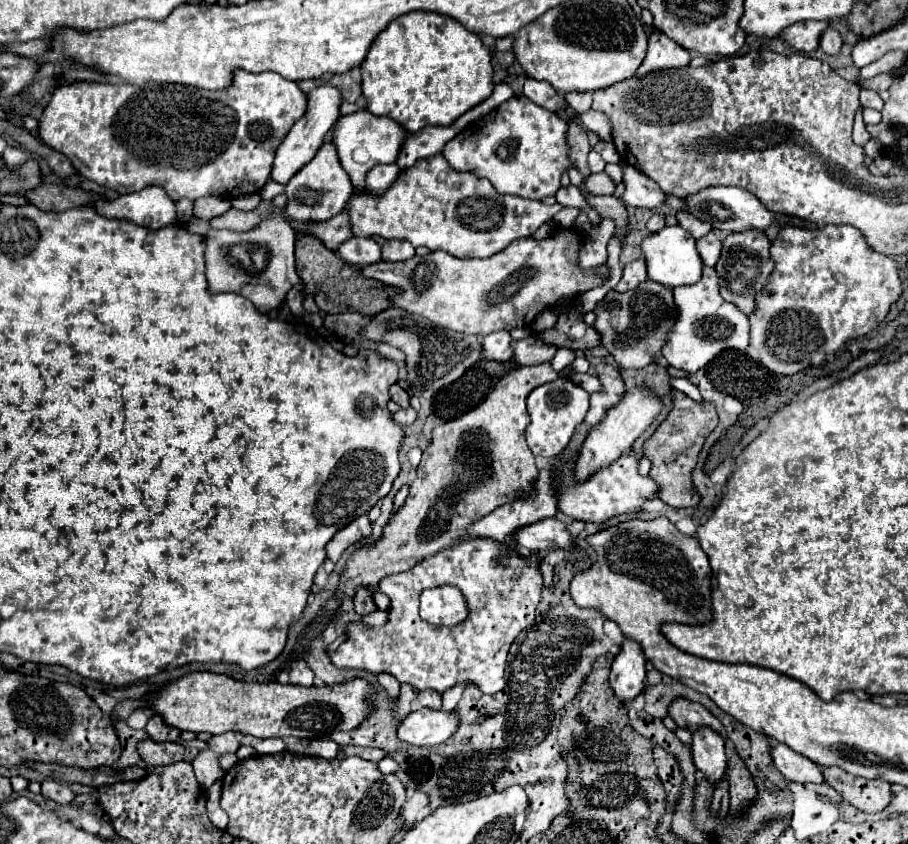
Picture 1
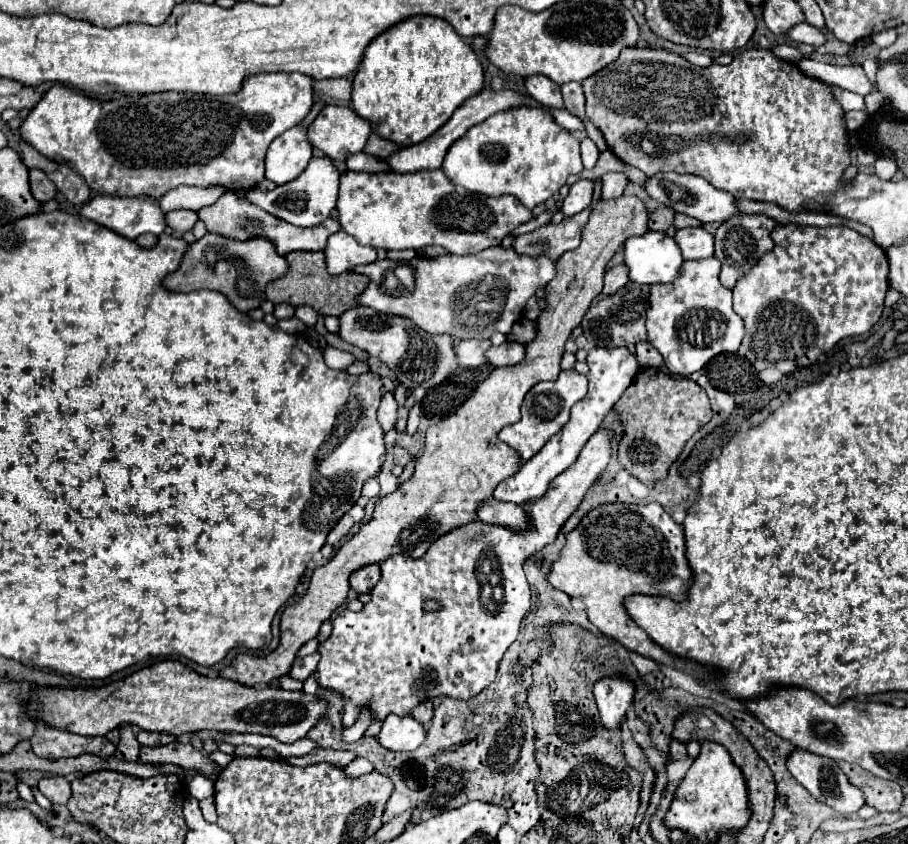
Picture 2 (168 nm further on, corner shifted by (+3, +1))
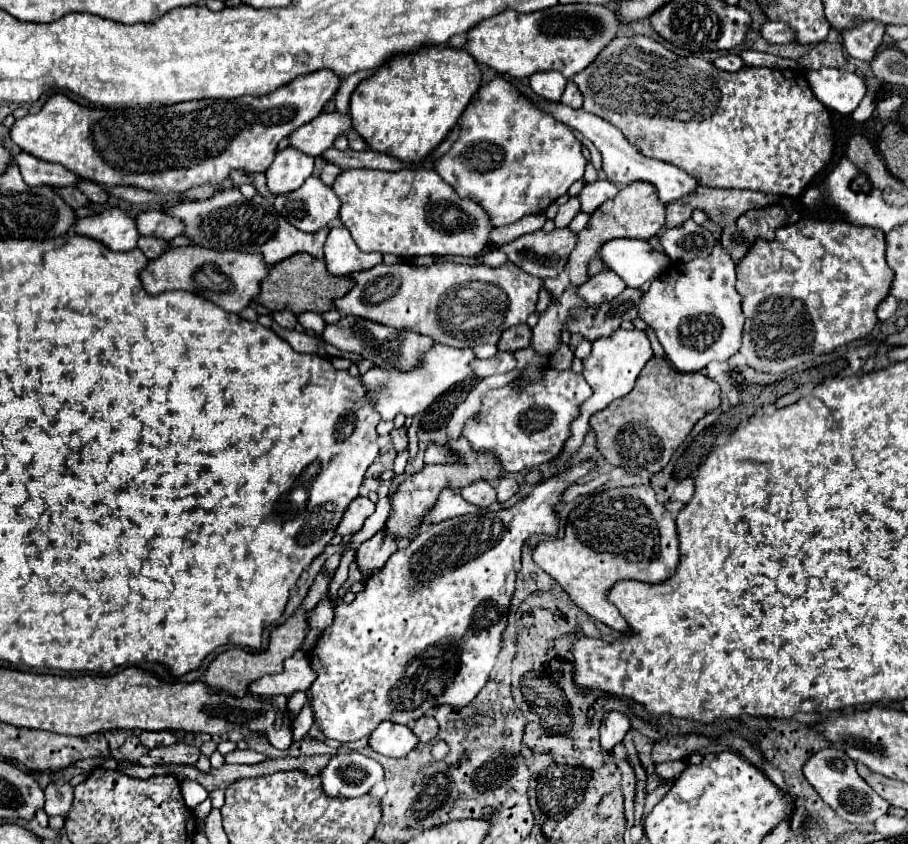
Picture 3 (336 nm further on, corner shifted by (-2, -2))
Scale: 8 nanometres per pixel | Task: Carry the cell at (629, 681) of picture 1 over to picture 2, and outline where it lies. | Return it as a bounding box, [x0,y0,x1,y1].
[594,677,634,729]

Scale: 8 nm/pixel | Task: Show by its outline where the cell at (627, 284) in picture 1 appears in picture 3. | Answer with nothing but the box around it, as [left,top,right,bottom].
[579,270,625,304]

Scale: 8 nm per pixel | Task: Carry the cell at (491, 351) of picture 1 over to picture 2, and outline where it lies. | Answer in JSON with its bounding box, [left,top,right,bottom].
[454,339,490,369]

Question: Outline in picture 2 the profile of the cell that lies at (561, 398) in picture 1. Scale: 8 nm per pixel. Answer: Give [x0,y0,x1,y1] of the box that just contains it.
[498,369,588,461]

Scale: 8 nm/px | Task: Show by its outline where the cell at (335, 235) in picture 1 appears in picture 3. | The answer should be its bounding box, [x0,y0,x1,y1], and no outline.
[167,188,329,266]

